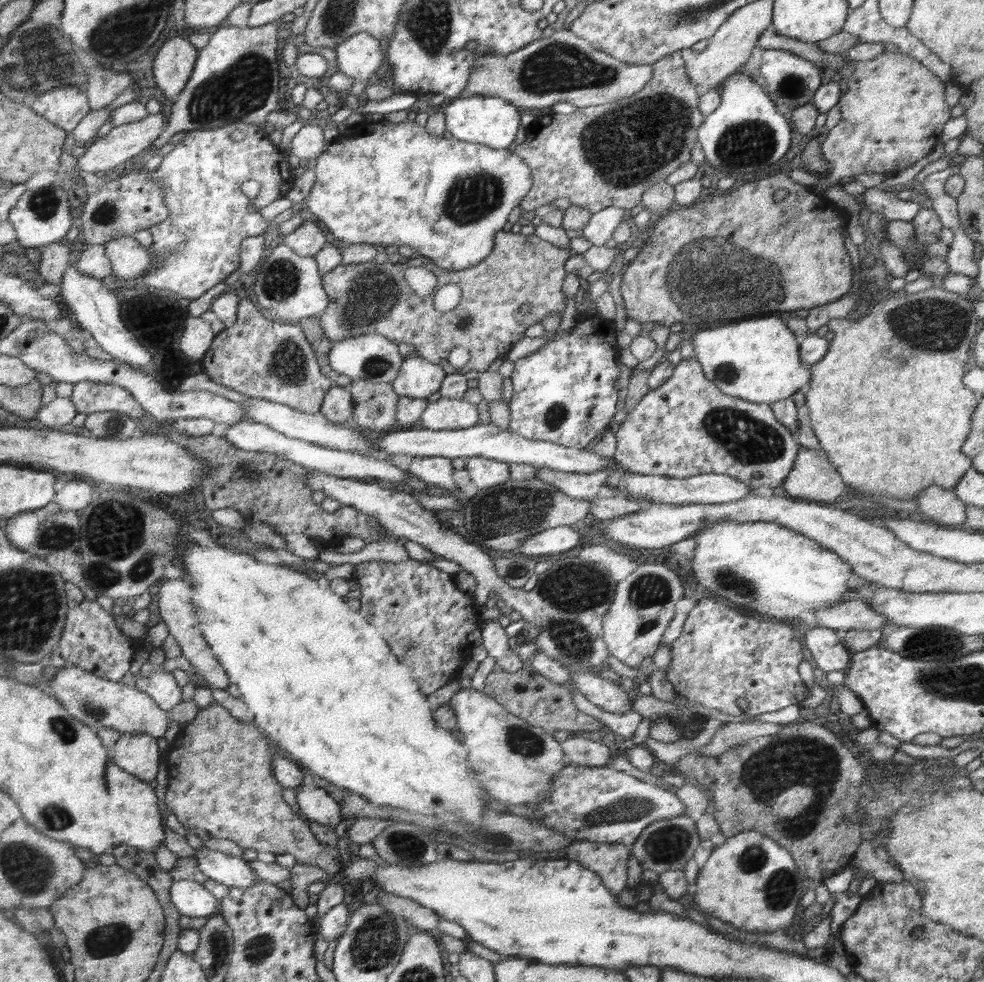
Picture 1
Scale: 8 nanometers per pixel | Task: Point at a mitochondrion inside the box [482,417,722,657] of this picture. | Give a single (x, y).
(649, 592)

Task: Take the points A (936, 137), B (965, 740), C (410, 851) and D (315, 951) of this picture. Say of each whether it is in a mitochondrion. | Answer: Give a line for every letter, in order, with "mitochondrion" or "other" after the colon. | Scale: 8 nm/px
A: other
B: other
C: mitochondrion
D: other

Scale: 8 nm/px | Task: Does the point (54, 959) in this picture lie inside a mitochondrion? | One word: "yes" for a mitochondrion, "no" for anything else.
no

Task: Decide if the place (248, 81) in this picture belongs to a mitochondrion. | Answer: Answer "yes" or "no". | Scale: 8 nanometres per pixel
yes

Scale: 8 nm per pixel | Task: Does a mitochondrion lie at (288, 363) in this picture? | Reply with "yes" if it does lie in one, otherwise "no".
yes

